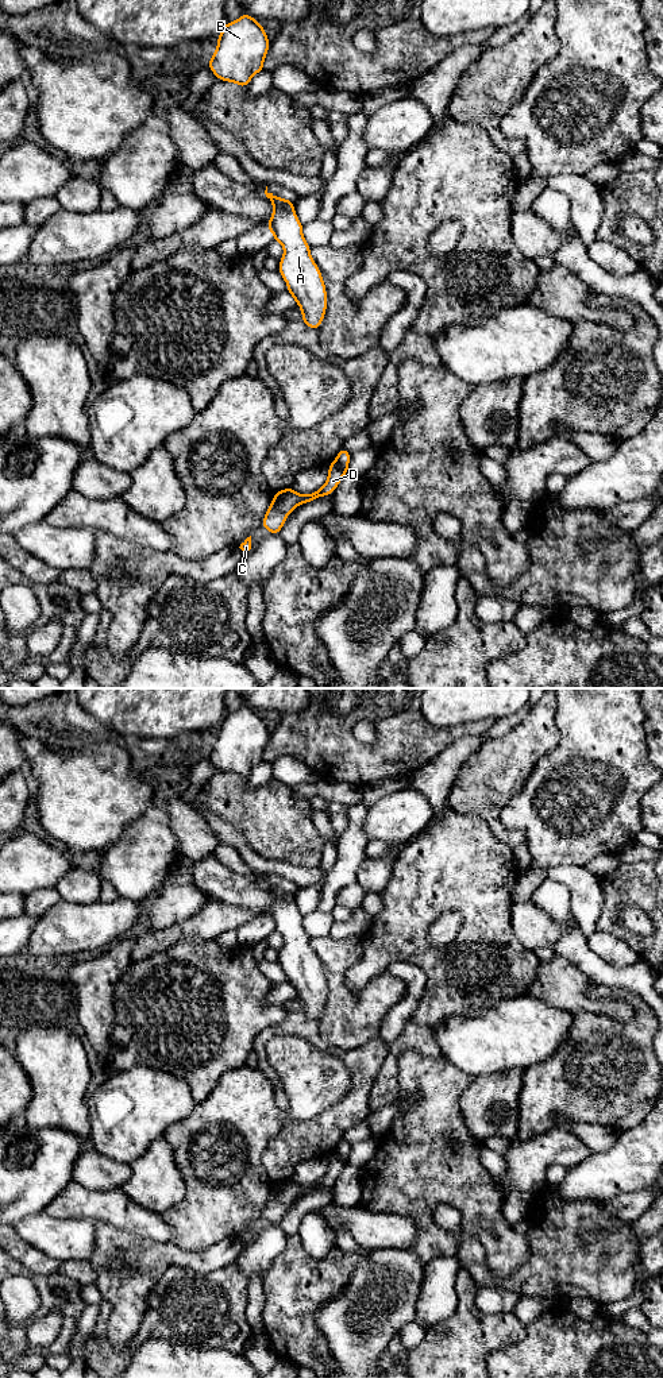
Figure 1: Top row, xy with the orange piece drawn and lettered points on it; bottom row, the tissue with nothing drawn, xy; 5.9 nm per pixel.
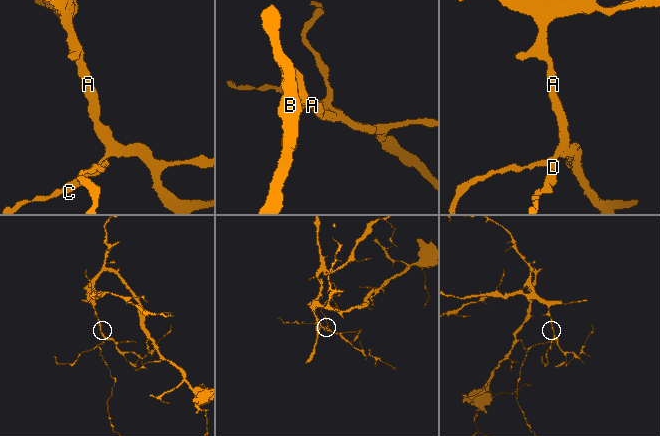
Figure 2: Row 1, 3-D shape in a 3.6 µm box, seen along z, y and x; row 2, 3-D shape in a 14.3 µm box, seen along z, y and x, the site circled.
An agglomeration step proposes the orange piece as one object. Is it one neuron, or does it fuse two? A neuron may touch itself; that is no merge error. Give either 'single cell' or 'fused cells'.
fused cells

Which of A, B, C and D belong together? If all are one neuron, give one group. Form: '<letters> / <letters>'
A B / C D

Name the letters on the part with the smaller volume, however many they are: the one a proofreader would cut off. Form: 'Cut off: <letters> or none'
Cut off: C, D

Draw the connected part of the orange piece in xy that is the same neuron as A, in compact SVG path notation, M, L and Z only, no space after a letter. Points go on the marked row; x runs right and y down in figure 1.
M267 186L265 194L273 204L273 213L266 227L271 231L273 239L284 247L278 271L288 285L288 293L300 306L301 321L317 331L325 316L328 298L321 271L304 239L304 225L296 215L293 200L269 193Z

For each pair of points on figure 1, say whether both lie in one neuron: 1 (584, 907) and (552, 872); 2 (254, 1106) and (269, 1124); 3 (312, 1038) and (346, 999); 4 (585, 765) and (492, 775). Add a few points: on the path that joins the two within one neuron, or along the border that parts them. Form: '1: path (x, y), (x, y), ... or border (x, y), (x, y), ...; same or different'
1: path (584, 896), (563, 873); same
2: path (254, 1110), (265, 1120); same
3: border (316, 1022), (319, 1034), (332, 1048), (346, 1049); different
4: border (554, 748), (538, 761), (524, 787), (513, 796); different

